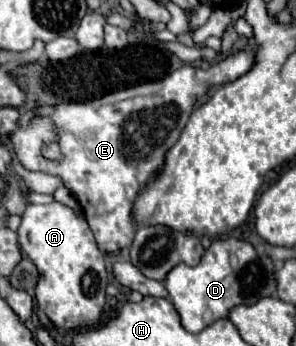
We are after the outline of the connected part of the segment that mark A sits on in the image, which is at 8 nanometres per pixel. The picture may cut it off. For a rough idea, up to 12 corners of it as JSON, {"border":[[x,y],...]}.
{"border":[[29,204],[17,234],[37,306],[65,330],[99,324],[107,268],[87,222]]}

